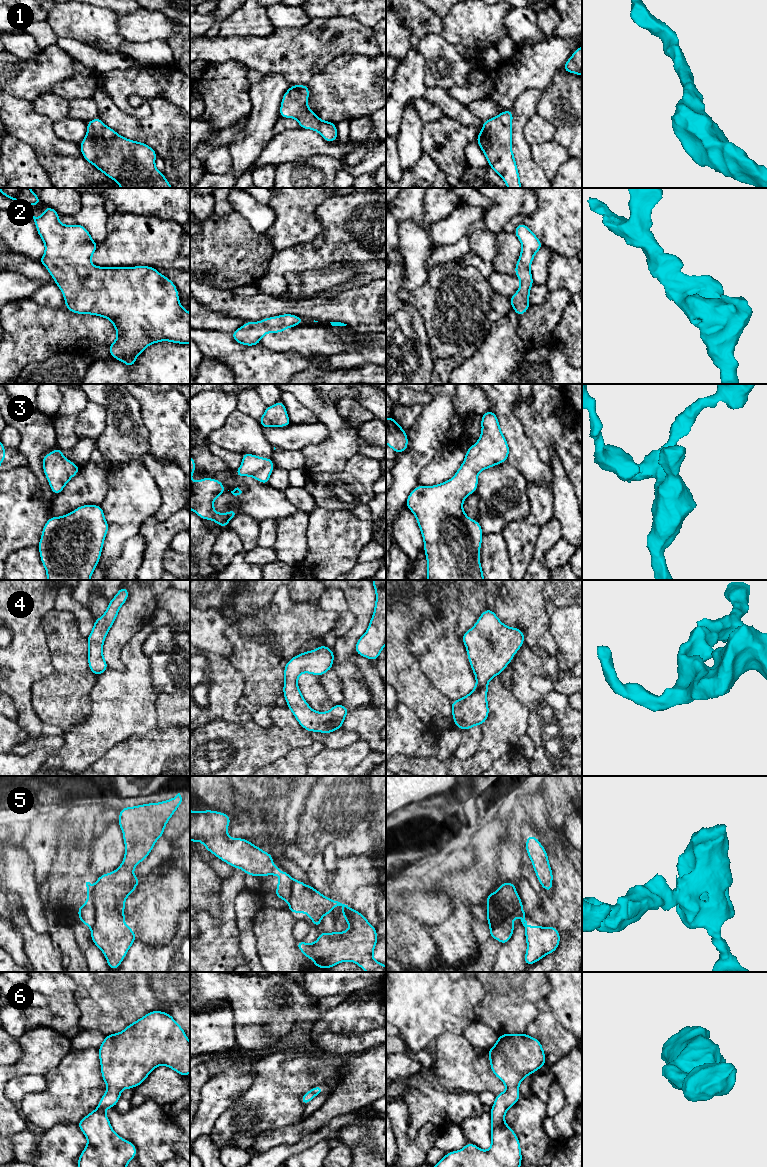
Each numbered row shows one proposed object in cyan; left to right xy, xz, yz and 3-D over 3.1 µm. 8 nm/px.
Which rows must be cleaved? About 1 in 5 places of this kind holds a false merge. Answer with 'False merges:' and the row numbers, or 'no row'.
False merges: 5

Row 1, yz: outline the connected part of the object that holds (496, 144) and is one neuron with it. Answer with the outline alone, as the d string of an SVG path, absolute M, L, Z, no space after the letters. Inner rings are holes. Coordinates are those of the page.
M511 109L483 121L482 131L476 141L488 165L504 180L508 188L522 188L516 160L512 152Z

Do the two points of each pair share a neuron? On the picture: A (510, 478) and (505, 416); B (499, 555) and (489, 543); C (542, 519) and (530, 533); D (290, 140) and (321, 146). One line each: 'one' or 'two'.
A: two
B: one
C: two
D: one

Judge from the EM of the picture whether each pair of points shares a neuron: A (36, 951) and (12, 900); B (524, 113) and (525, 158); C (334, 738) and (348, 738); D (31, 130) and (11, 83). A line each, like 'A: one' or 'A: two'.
A: one
B: one
C: one
D: two

